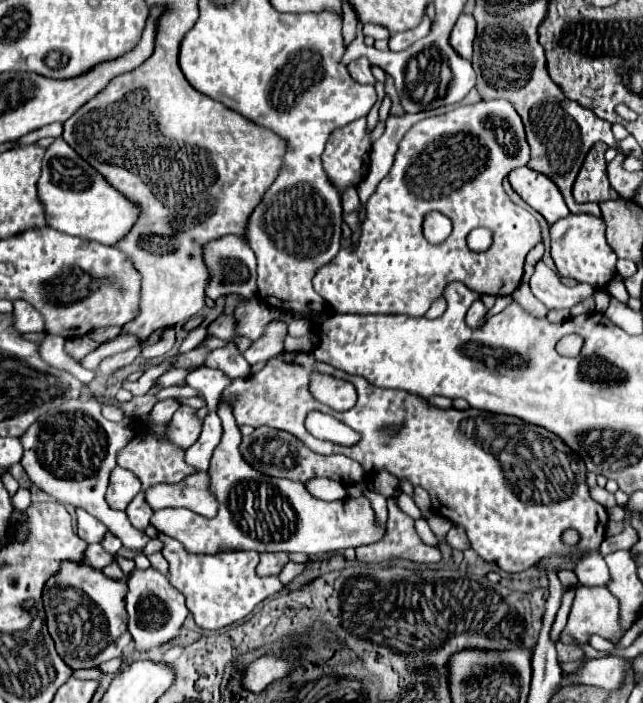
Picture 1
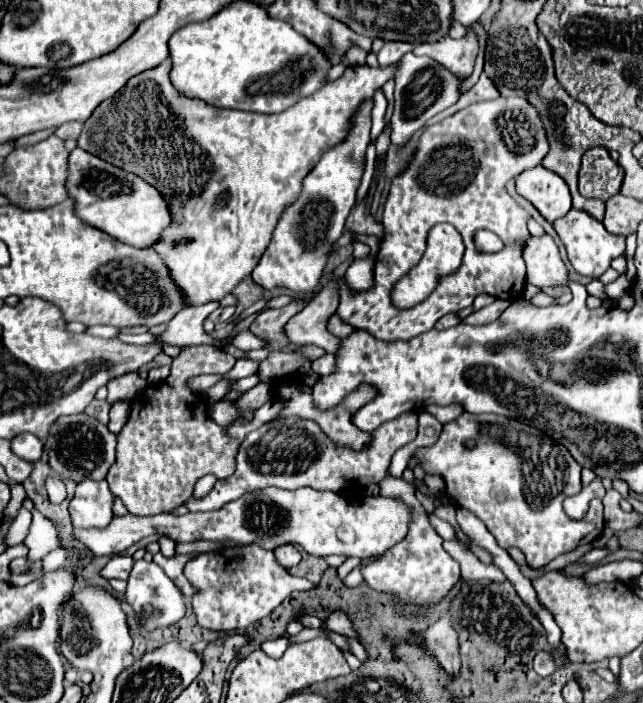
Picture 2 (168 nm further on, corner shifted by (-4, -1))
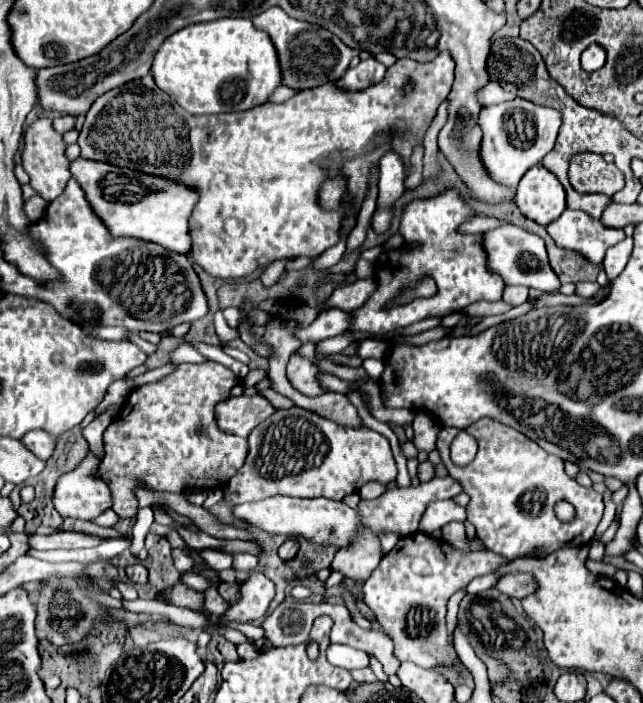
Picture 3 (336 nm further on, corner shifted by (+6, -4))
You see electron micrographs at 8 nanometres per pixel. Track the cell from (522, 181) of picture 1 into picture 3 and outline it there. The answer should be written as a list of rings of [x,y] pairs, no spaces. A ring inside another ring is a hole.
[[[538,164],[522,176],[514,202],[526,218],[546,226],[564,212],[566,192],[558,178]]]

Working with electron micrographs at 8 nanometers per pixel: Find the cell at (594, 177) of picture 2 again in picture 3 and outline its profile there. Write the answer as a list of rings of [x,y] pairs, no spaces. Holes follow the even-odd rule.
[[[594,152],[576,154],[570,162],[568,178],[570,178],[570,184],[574,186],[574,190],[578,190],[582,194],[612,196],[614,192],[622,190],[622,186],[624,186],[622,172],[614,164],[604,162],[604,158]]]

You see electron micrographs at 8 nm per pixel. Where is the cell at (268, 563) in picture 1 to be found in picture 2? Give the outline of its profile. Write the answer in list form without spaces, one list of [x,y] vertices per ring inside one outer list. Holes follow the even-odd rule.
[[[294,545],[278,547],[278,549],[274,551],[274,555],[276,555],[276,561],[278,561],[282,567],[286,567],[286,569],[290,569],[292,565],[298,565],[298,563],[300,563],[300,551],[298,551]]]

